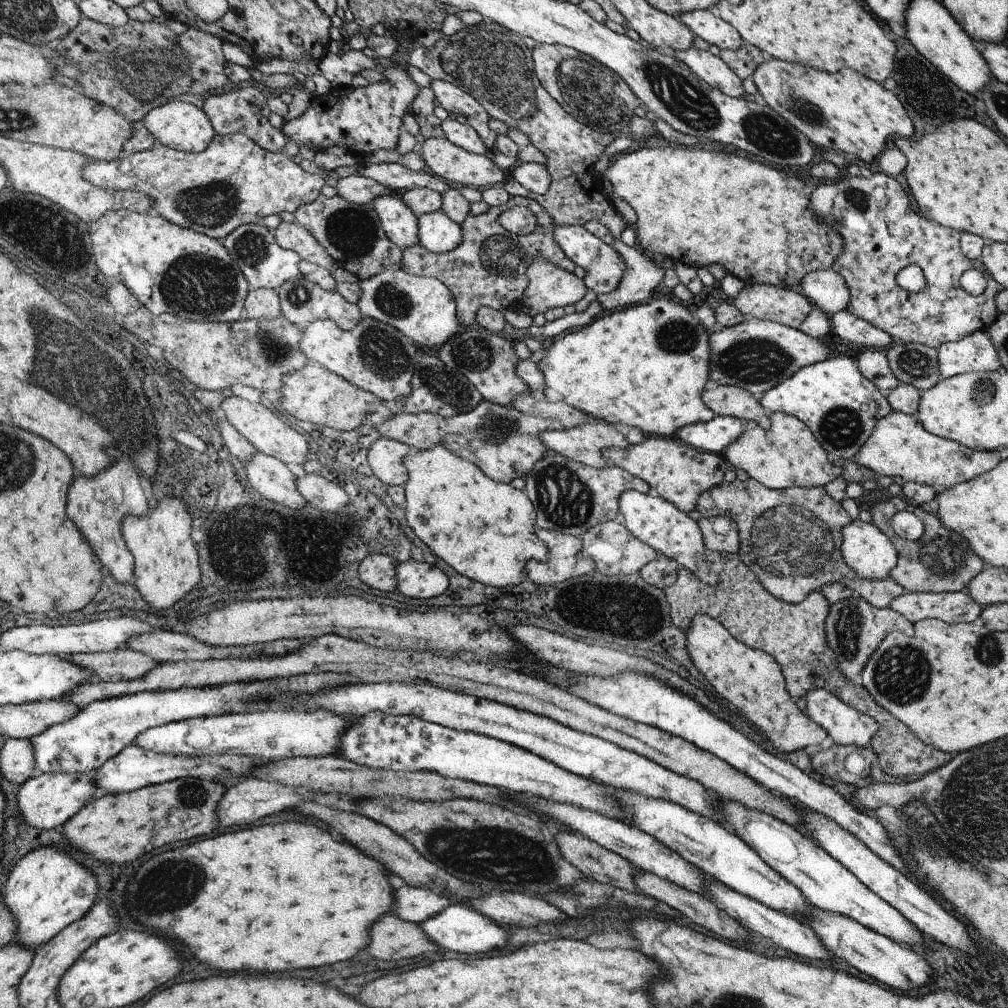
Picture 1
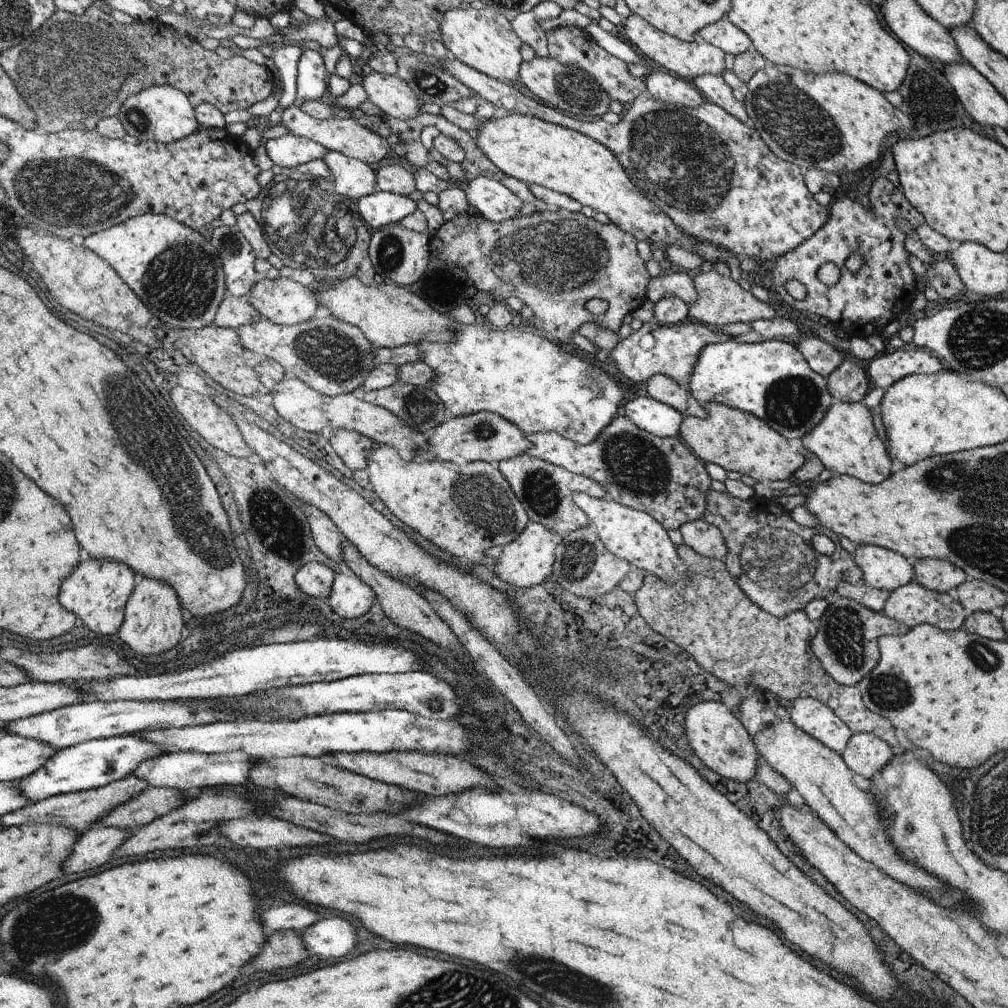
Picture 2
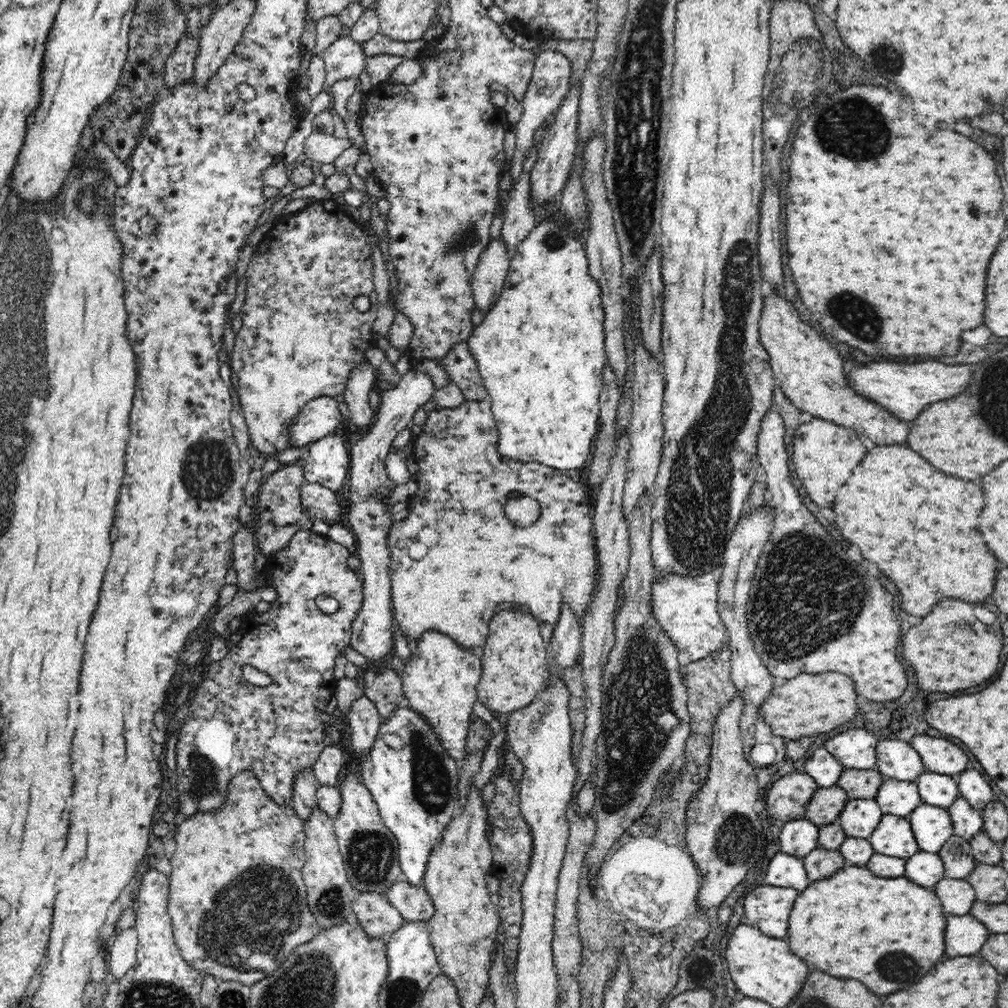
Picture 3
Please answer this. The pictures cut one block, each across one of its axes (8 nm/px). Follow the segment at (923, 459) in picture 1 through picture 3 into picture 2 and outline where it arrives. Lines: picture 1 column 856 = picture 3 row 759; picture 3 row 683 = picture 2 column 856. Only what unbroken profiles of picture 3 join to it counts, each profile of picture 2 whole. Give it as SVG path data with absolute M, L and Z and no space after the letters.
M863 402L832 404L822 422L802 438L802 444L806 450L816 454L825 468L835 474L852 476L874 484L884 482L892 474L893 463L888 448L878 437L871 409Z

